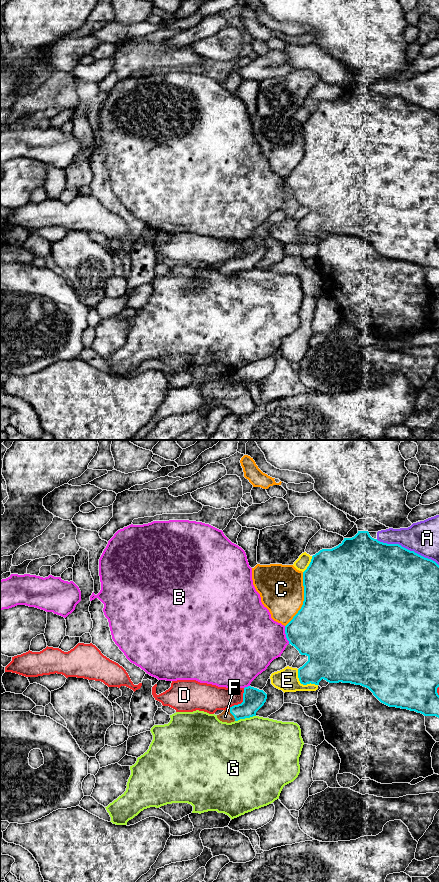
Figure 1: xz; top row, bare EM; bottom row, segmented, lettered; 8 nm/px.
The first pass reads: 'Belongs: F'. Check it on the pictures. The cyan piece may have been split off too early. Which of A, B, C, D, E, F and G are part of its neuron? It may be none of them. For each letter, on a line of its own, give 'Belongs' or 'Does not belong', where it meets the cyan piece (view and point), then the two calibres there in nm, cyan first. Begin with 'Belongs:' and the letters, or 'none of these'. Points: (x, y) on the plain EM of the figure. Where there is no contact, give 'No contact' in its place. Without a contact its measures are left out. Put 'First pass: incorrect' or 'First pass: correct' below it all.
Belongs: F
A: Does not belong. Touches cyan at xz (407, 101). Thickness 500 nm (cyan) against 260 nm
B: Does not belong. Touches cyan at xz (286, 187). Thickness 420 nm (cyan) against 420 nm
C: Does not belong. Touches cyan at xz (304, 151). Thickness 500 nm (cyan) against 360 nm
D: Does not belong. Touches cyan at xz (243, 253). Thickness 180 nm (cyan) against 200 nm
E: Does not belong. Touches cyan at xz (302, 235). Thickness 280 nm (cyan) against 180 nm
F: Belongs. Touches cyan at xz (231, 265). Thickness 180 nm (cyan) against 90 nm
G: Does not belong. Touches cyan at xz (245, 269). Thickness 180 nm (cyan) against 480 nm
First pass: correct

